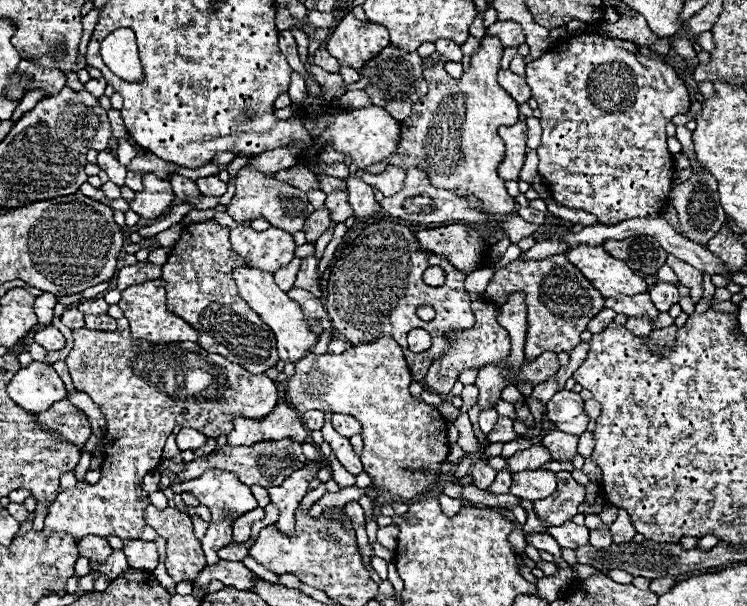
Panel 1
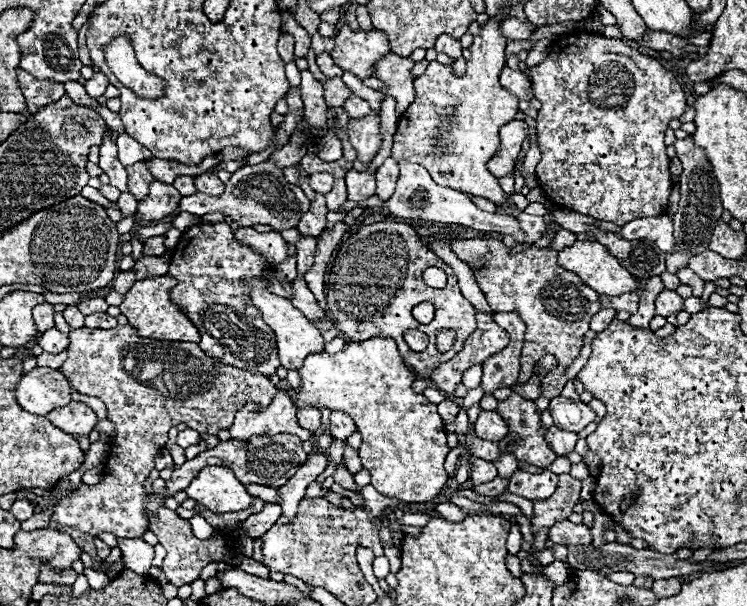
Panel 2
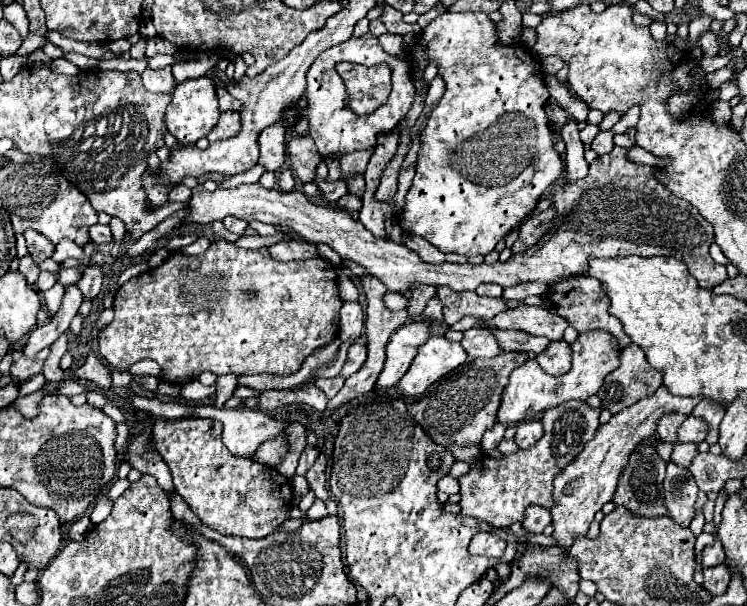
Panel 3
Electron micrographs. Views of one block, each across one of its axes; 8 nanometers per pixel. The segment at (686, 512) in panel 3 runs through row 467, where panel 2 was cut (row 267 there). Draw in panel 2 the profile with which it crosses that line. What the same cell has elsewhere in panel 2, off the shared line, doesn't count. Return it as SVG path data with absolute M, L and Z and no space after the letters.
M692 138L676 140L674 146L676 146L678 158L684 164L684 172L680 176L680 208L674 214L674 238L678 242L678 250L674 254L666 254L666 266L668 266L668 272L672 274L676 274L678 268L688 266L688 260L694 254L708 248L708 240L712 238L714 226L724 212L720 204L720 196L718 196L718 182L712 174L712 166L706 160L704 152L698 146L694 146Z

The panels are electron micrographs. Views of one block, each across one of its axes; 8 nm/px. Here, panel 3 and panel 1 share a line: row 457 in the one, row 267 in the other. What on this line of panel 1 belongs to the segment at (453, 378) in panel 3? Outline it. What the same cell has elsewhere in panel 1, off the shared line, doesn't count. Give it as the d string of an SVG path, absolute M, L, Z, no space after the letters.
M450 224L416 232L422 250L430 250L446 258L460 272L474 272L482 264L486 242L482 236L464 224Z

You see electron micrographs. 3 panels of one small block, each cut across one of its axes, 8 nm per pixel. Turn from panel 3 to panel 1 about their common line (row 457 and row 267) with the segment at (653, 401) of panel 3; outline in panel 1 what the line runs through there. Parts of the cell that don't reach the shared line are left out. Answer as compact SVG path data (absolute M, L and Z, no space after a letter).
M578 246L568 250L568 258L604 298L612 298L616 294L634 296L648 290L642 276L632 272L622 260L610 256L602 246Z

